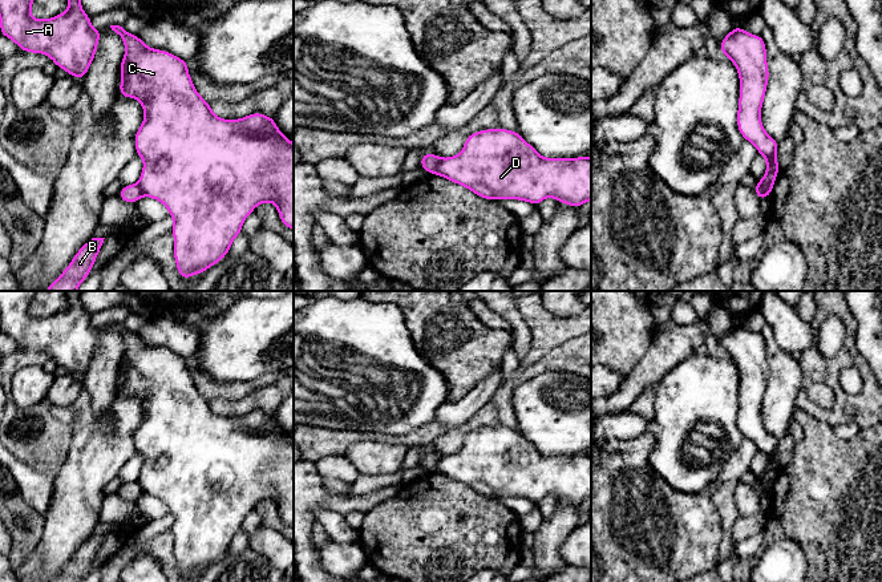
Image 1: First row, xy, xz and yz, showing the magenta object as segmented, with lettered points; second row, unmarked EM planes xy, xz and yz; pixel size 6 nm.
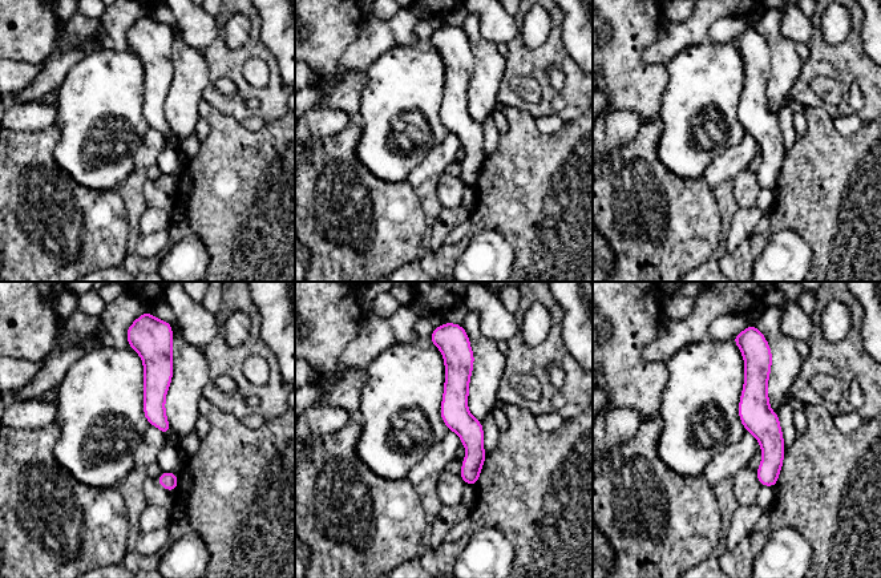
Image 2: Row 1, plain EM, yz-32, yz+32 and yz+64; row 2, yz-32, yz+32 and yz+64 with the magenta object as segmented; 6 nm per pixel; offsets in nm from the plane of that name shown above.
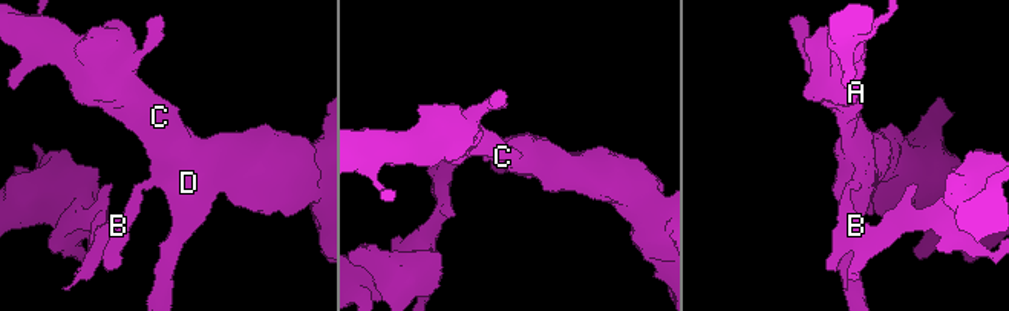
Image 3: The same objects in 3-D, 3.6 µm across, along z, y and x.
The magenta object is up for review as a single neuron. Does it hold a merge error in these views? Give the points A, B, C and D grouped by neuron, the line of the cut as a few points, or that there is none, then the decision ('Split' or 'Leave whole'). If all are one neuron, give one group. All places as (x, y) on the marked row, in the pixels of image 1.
Groups: A C D / B. Split along xz (441, 158), (435, 173). Split

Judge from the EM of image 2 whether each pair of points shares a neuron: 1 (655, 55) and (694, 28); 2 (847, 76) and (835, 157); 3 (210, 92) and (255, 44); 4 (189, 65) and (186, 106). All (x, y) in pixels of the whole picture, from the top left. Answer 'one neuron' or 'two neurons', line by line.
1: one neuron
2: two neurons
3: one neuron
4: one neuron

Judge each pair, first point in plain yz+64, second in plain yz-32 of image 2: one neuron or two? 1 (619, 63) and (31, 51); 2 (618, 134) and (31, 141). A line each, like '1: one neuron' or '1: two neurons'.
1: one neuron
2: two neurons

